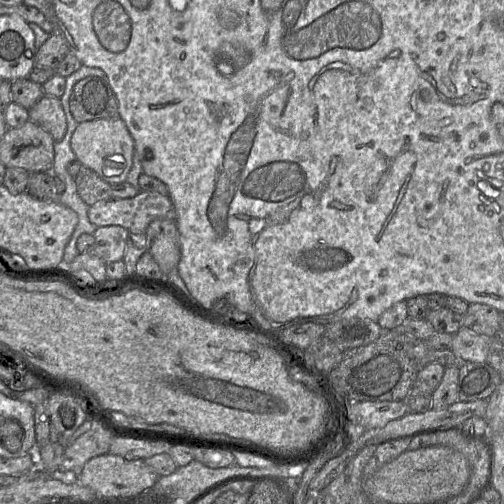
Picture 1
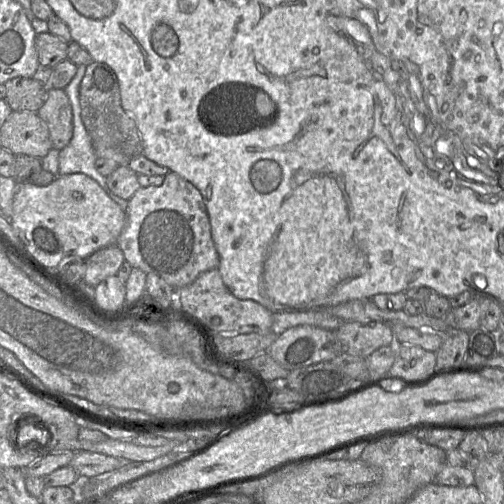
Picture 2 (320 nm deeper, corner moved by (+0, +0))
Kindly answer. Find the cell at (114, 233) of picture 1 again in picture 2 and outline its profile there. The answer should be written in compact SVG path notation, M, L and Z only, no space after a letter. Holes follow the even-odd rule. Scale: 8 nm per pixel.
M117 244L102 248L85 260L82 280L95 287L107 277L117 275L125 261L124 254Z

